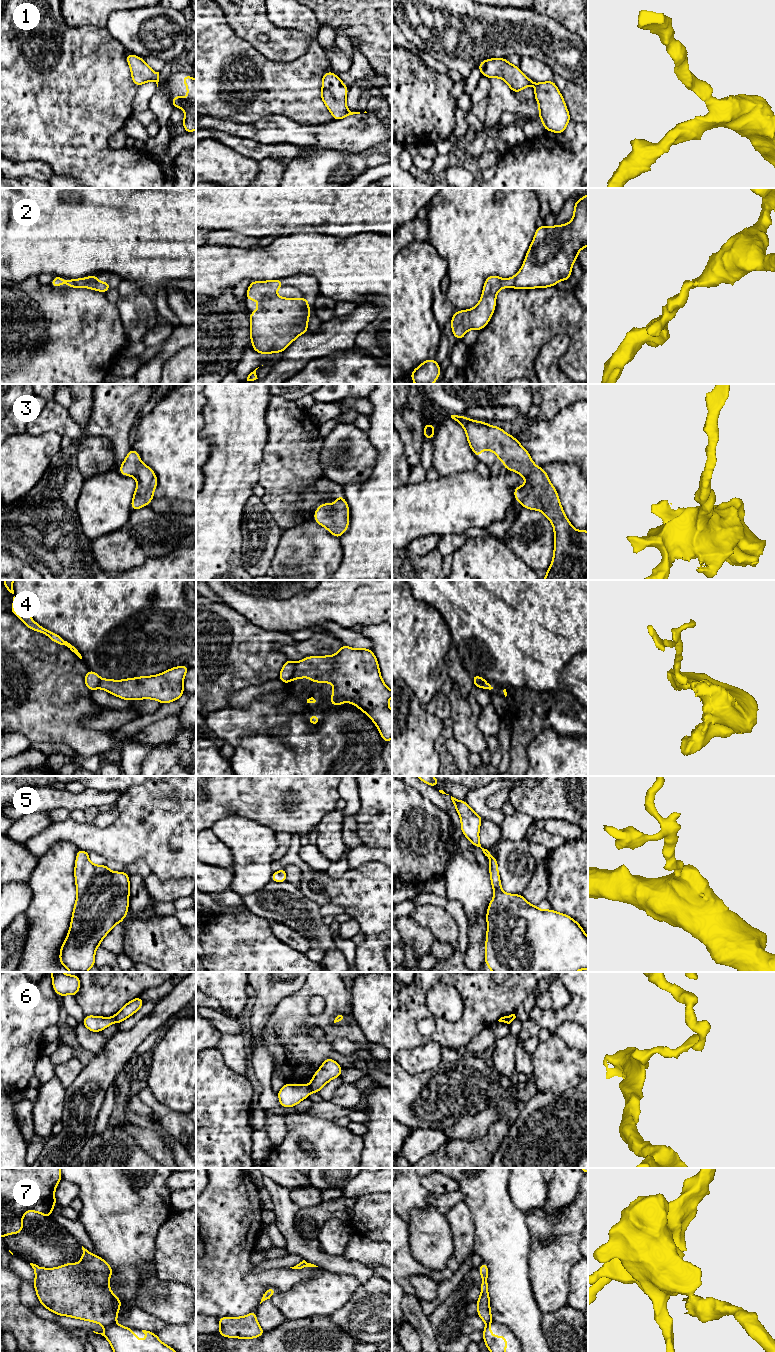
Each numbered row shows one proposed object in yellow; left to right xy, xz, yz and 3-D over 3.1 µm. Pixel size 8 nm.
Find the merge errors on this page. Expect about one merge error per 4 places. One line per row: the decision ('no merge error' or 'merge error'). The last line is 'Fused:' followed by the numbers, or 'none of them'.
1: no merge error
2: no merge error
3: no merge error
4: merge error
5: no merge error
6: merge error
7: merge error
Fused: 4, 6, 7

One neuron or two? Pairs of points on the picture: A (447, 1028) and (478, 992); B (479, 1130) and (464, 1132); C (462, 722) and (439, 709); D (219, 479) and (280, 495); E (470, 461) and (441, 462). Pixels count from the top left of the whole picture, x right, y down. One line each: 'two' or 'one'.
A: one
B: one
C: two
D: two
E: one

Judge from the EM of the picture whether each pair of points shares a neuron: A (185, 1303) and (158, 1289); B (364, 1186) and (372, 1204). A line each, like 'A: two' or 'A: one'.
A: one
B: two

